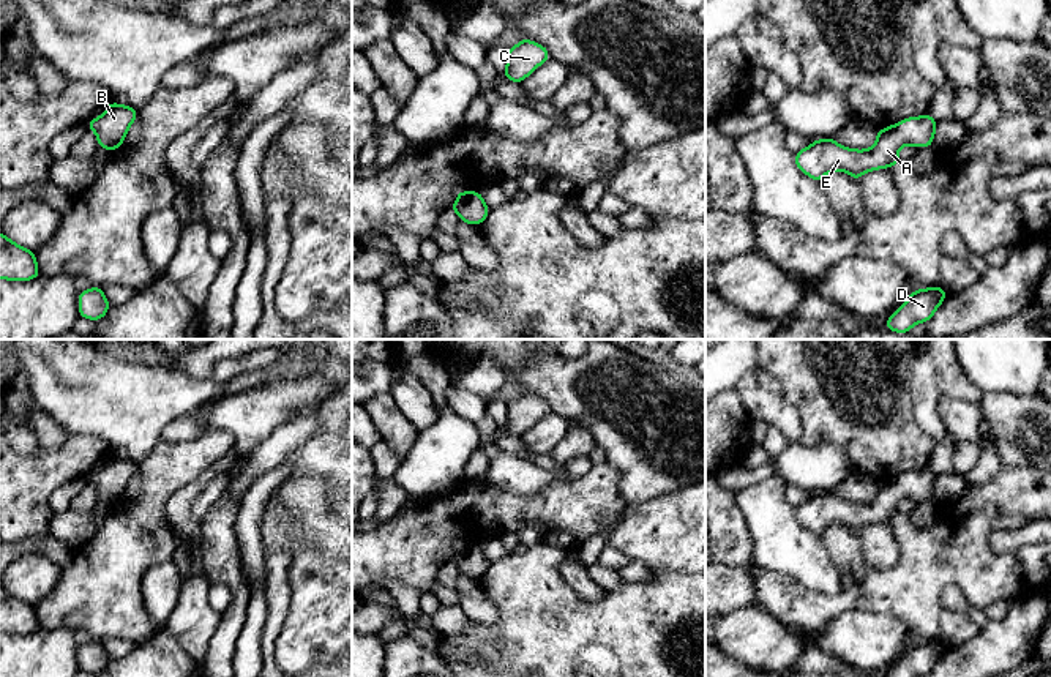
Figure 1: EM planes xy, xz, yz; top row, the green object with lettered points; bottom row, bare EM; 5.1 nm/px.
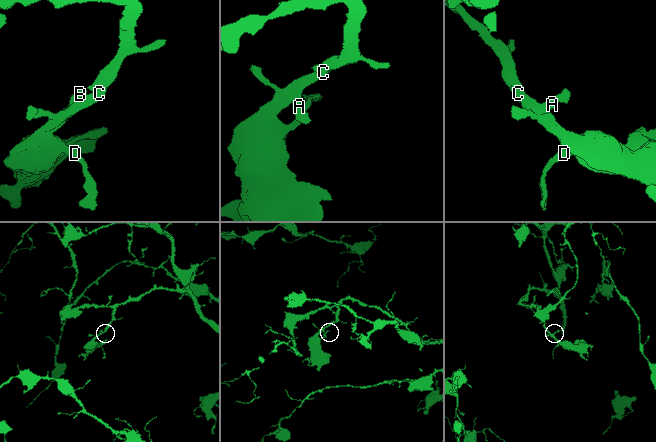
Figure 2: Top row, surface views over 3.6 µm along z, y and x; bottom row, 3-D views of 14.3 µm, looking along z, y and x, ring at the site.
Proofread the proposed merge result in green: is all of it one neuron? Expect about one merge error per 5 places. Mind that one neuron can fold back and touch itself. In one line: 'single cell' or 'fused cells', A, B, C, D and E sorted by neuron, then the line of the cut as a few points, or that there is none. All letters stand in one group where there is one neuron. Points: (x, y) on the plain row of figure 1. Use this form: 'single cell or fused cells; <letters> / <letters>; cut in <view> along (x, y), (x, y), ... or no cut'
single cell; A B C D E; no cut

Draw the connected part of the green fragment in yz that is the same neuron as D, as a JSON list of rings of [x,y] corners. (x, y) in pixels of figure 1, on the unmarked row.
[[[941,639],[914,644],[904,658],[893,666],[885,677],[926,677],[945,653],[945,649],[947,645]]]

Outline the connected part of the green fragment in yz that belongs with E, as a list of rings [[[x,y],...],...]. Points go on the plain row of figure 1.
[[[929,469],[909,470],[877,484],[870,503],[841,500],[835,492],[816,492],[795,507],[795,519],[808,530],[821,535],[830,524],[843,524],[860,533],[865,526],[887,522],[900,516],[903,499],[931,500],[937,475]]]

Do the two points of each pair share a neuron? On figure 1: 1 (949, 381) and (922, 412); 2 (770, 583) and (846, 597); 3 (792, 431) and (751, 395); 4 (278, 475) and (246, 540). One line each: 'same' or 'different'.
1: different
2: same
3: same
4: same

